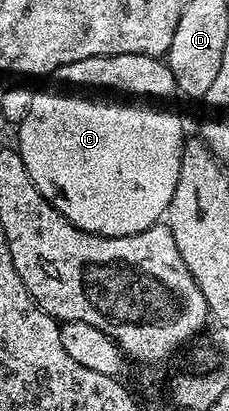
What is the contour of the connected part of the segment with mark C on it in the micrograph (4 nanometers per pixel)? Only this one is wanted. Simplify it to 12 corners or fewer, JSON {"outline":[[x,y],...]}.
{"outline":[[152,55],[64,65],[16,149],[72,225],[165,216],[182,119]]}

